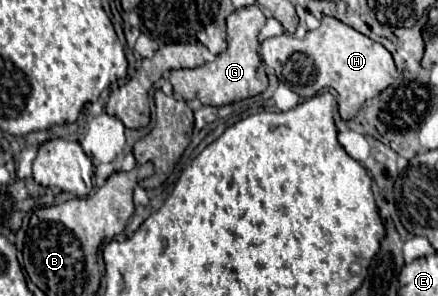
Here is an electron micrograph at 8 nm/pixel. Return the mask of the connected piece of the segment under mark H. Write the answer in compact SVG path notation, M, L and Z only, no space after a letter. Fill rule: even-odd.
M325 16L321 26L307 32L301 40L289 34L267 38L261 44L261 58L275 70L279 82L289 84L301 98L311 98L323 88L337 90L337 102L343 120L351 120L365 100L375 98L399 76L385 46L331 16Z

